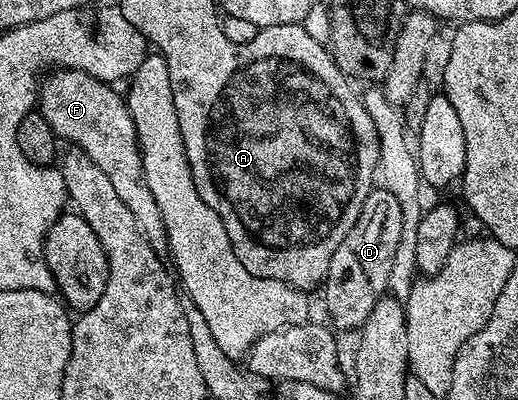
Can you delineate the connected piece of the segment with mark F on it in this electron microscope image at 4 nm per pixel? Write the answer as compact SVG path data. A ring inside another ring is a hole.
M55 69L42 80L37 92L37 111L43 115L52 133L60 140L68 139L71 145L86 153L109 177L117 197L125 201L129 213L137 220L137 229L145 241L161 257L168 254L165 221L161 221L161 209L153 201L149 185L143 174L142 153L138 133L127 100L109 83L102 83L86 69Z

